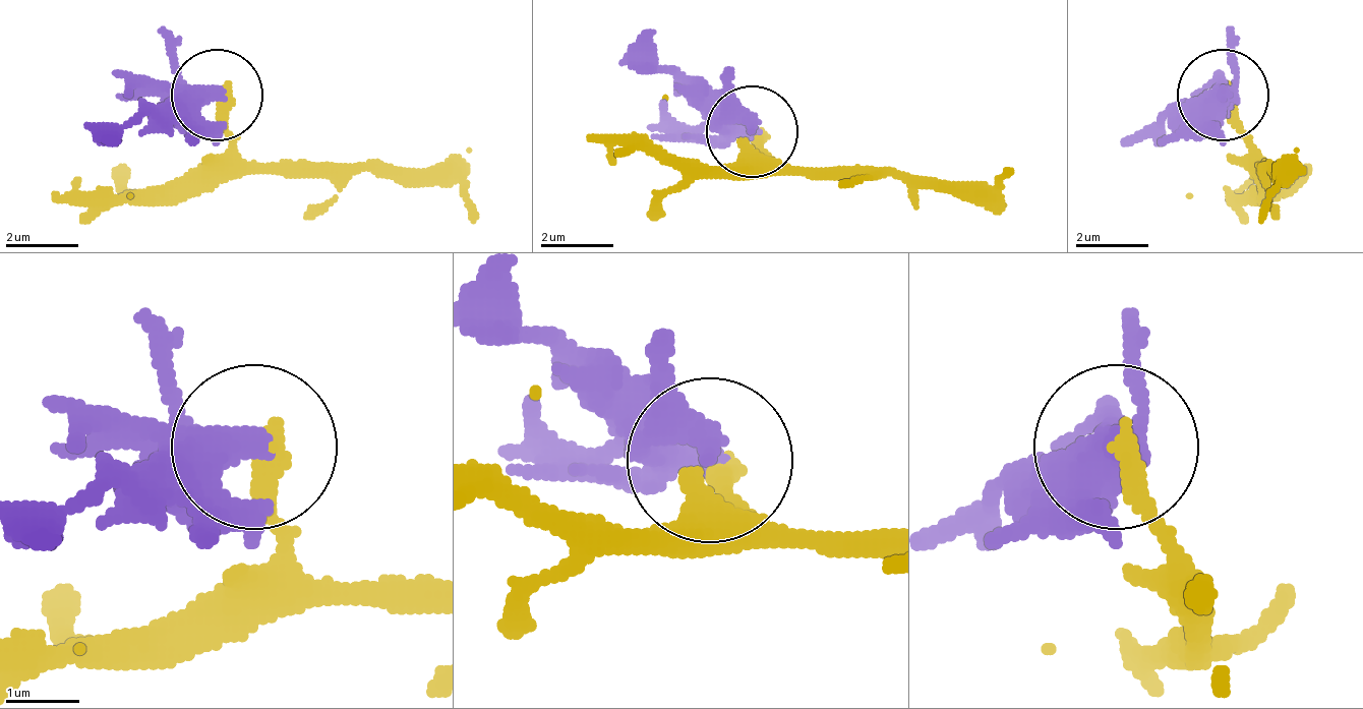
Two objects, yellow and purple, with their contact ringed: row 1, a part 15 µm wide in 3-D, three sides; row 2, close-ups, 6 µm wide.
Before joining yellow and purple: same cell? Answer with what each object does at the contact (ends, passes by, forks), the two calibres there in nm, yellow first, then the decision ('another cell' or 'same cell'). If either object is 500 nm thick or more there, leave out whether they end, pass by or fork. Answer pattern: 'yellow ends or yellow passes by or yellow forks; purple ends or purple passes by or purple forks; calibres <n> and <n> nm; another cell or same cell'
calibres 360 and 550 nm; another cell

